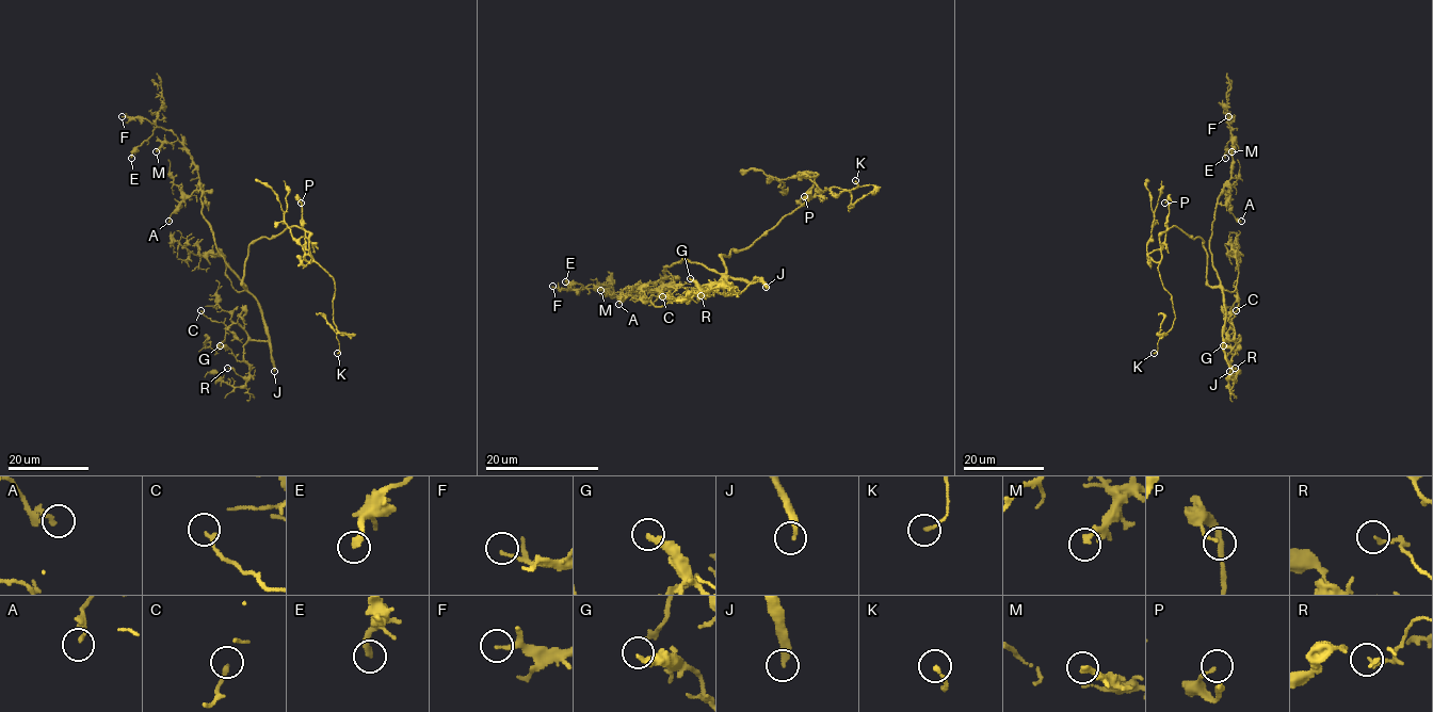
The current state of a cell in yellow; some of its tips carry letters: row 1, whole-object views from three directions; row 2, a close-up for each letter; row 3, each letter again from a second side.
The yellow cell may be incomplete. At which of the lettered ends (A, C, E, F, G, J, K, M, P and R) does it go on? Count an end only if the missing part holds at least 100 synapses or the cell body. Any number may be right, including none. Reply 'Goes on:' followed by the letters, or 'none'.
Goes on: J

